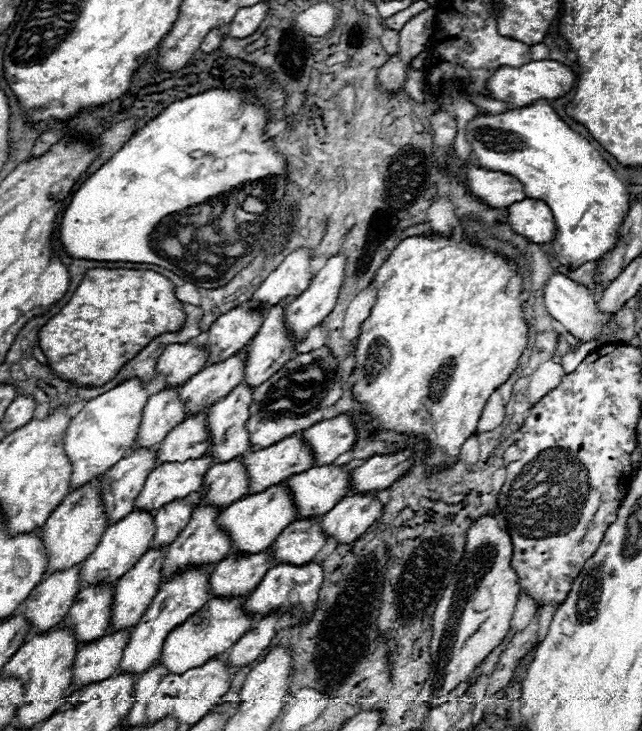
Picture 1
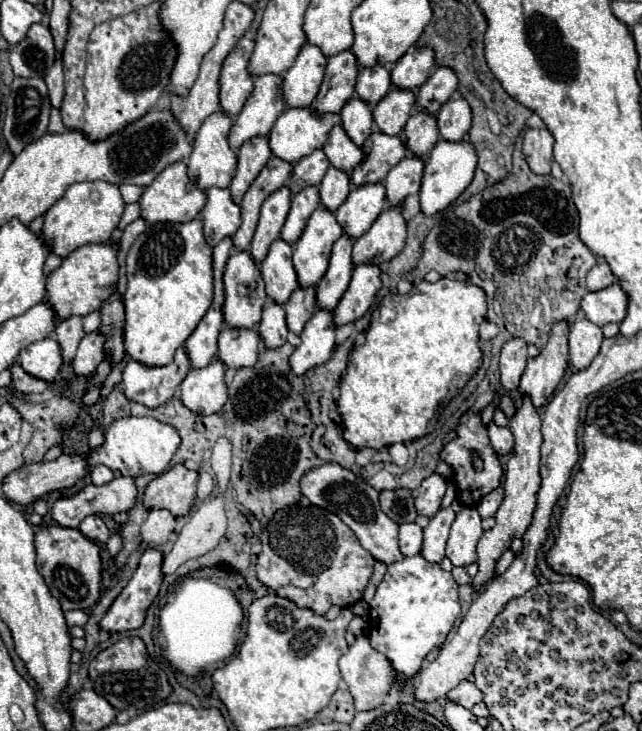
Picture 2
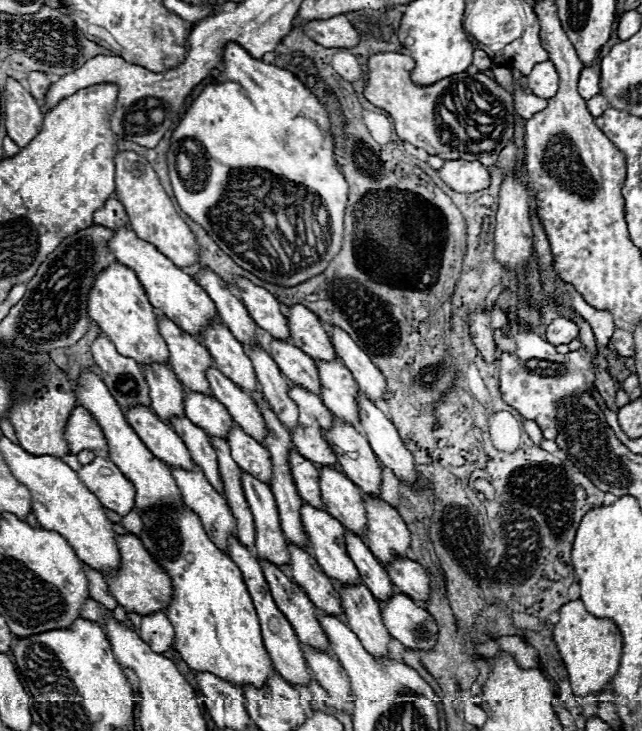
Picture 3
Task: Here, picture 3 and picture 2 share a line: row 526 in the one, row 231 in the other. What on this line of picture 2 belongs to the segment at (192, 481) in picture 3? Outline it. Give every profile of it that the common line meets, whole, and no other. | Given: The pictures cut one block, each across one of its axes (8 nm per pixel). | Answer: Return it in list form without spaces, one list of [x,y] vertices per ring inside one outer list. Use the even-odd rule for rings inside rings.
[[[208,188],[208,204],[200,212],[204,220],[204,236],[210,246],[216,246],[222,238],[234,236],[240,228],[240,206],[232,202],[230,188]]]

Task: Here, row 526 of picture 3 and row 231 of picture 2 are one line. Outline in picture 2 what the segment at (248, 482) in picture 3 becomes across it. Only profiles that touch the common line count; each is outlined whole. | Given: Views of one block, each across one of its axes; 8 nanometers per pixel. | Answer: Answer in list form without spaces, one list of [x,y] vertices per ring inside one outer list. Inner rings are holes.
[[[282,186],[264,200],[260,210],[260,222],[250,246],[250,254],[256,262],[262,262],[268,254],[270,244],[280,238],[280,230],[288,216],[290,202],[292,202],[292,192],[288,186]]]

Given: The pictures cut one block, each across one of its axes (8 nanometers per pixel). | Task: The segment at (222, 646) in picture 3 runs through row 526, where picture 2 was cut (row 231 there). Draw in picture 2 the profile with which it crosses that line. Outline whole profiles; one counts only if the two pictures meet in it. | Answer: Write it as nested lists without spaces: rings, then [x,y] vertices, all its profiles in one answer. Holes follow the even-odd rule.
[[[202,218],[150,224],[128,250],[126,278],[124,348],[138,362],[166,366],[212,304],[212,248],[202,234]]]

